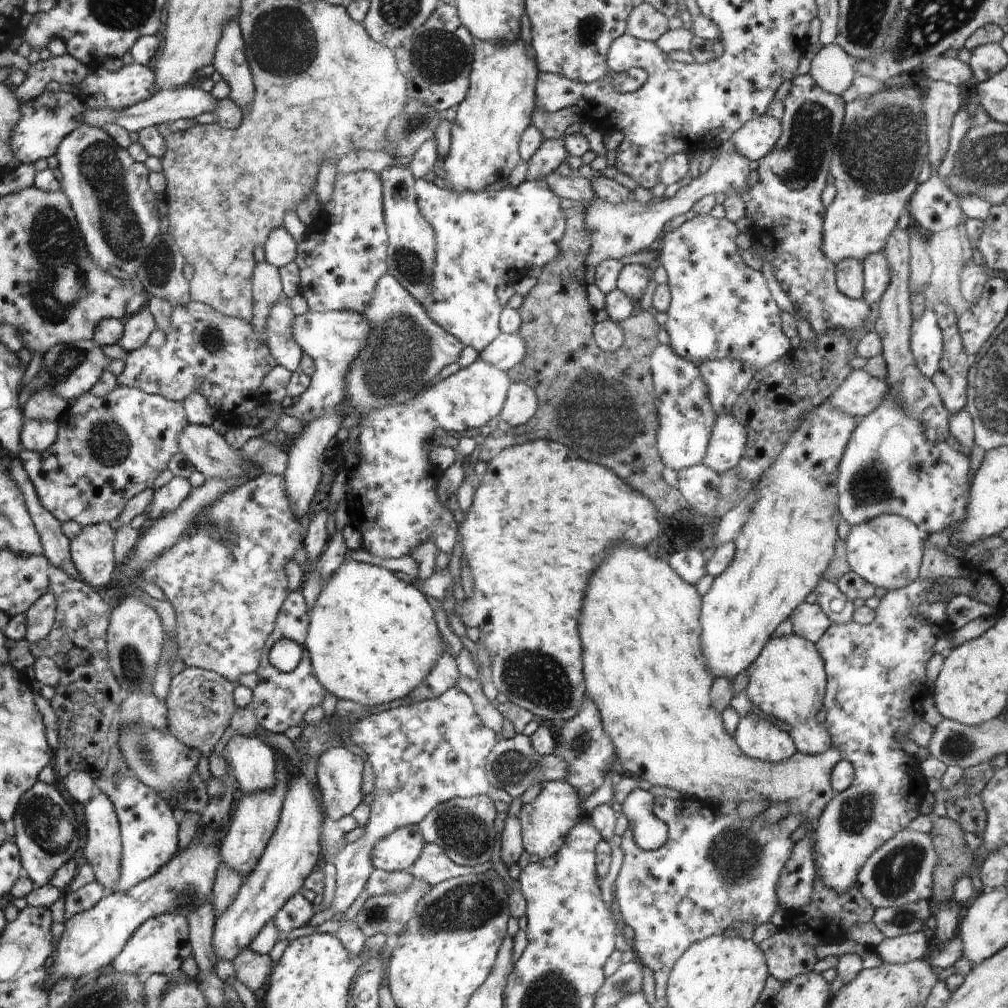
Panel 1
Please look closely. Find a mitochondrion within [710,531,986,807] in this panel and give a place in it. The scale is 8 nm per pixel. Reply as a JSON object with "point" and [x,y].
{"point":[959,745]}

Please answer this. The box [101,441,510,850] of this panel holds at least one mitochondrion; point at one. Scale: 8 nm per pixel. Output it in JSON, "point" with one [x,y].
{"point":[218,542]}

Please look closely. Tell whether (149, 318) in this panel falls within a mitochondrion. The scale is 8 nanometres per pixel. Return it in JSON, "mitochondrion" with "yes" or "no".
{"mitochondrion":"no"}

